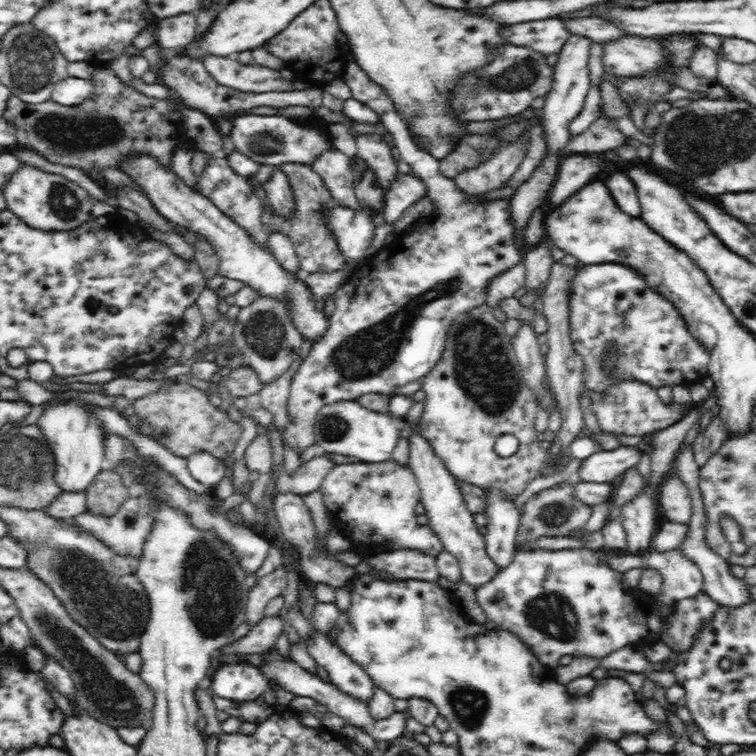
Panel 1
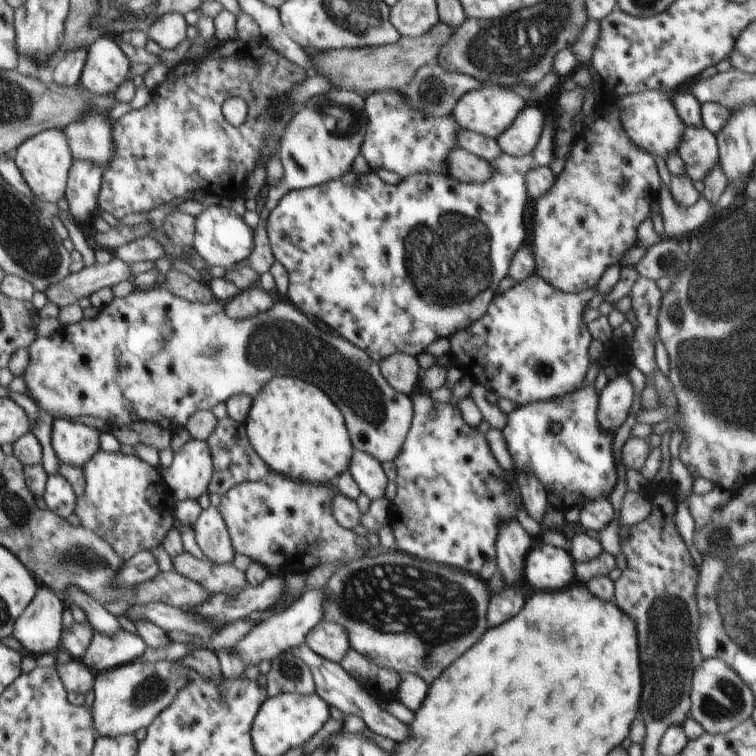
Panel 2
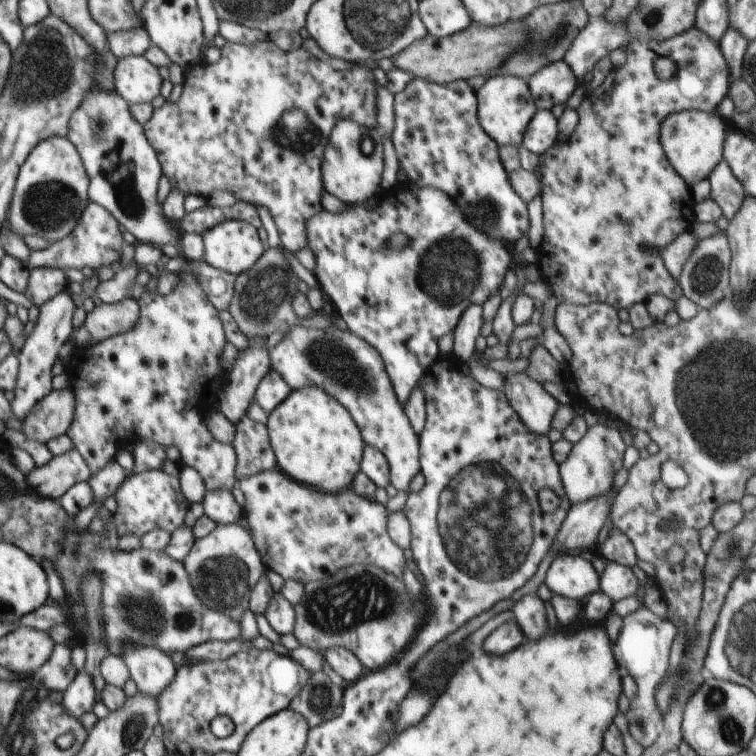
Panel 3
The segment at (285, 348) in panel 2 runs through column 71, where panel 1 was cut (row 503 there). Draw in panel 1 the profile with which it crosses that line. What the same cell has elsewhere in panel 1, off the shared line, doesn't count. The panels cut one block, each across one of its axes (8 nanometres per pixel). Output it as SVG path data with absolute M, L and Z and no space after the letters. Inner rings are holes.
M395 461L337 464L322 480L319 492L331 517L346 522L352 544L368 552L382 547L386 551L418 550L433 558L444 552L440 539L426 525L416 523L414 508L419 502L420 488L408 466Z

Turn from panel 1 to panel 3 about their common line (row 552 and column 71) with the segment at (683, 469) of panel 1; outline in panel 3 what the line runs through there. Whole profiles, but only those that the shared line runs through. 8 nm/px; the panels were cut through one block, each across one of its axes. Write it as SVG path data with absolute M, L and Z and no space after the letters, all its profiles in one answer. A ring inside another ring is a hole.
M79 671L70 687L66 688L64 692L62 706L68 714L79 718L93 710L96 702L96 686L94 686L92 678L86 672Z

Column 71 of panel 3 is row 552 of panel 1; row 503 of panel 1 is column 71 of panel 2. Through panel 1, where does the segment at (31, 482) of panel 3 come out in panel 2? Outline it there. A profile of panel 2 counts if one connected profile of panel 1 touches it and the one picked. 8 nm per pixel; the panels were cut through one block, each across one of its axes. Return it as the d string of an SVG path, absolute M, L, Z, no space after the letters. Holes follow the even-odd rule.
M54 419L51 445L60 463L83 467L101 449L100 435L92 426Z

